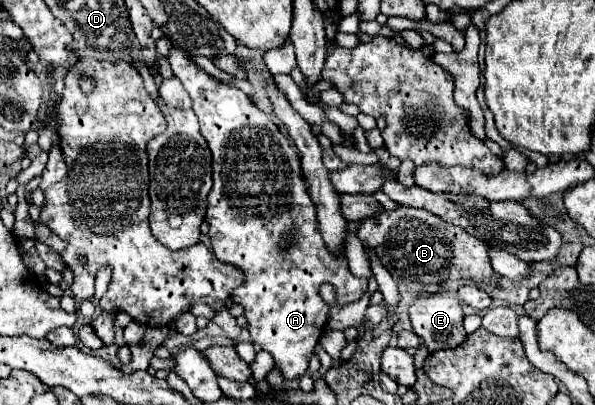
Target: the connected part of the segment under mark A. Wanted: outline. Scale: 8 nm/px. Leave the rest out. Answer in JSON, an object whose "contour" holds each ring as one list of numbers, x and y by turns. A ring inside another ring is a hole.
{"contour":[[179,47,171,49,169,63,173,73,181,79,183,87,193,99,193,111,197,113,197,119,201,123,201,135,207,139,213,153,213,189,207,197,211,249,219,261,241,269,245,275,245,283,231,293,231,299,233,303,245,307,247,329,253,337,253,343,273,355,275,369,283,375,283,379,289,381,301,377,307,373,313,347,323,335,329,317,329,307,321,299,319,287,323,283,333,285,337,305,347,305,357,301,367,291,367,281,357,279,349,271,345,257,333,257,331,251,325,247,317,231,315,205,299,171,299,155,281,135,269,115,259,111,243,91,217,83,215,77,207,75,201,67,191,63],[289,231,293,231,295,237,293,247,289,251,281,251,279,243]]}

